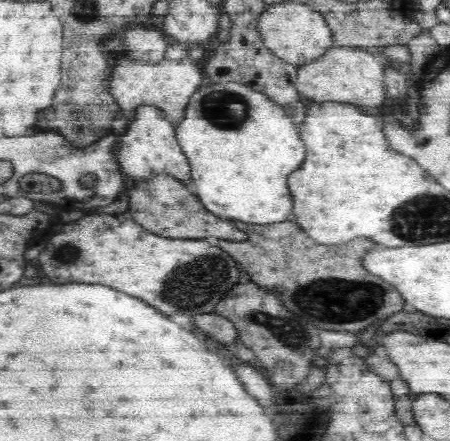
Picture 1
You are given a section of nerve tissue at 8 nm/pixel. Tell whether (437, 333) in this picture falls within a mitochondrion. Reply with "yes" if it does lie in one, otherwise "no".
no

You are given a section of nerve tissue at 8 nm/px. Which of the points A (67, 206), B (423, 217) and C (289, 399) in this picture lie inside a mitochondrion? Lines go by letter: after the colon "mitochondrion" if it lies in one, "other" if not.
A: other
B: mitochondrion
C: other

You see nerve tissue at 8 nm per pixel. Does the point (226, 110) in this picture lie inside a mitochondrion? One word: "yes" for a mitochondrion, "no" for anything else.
yes

